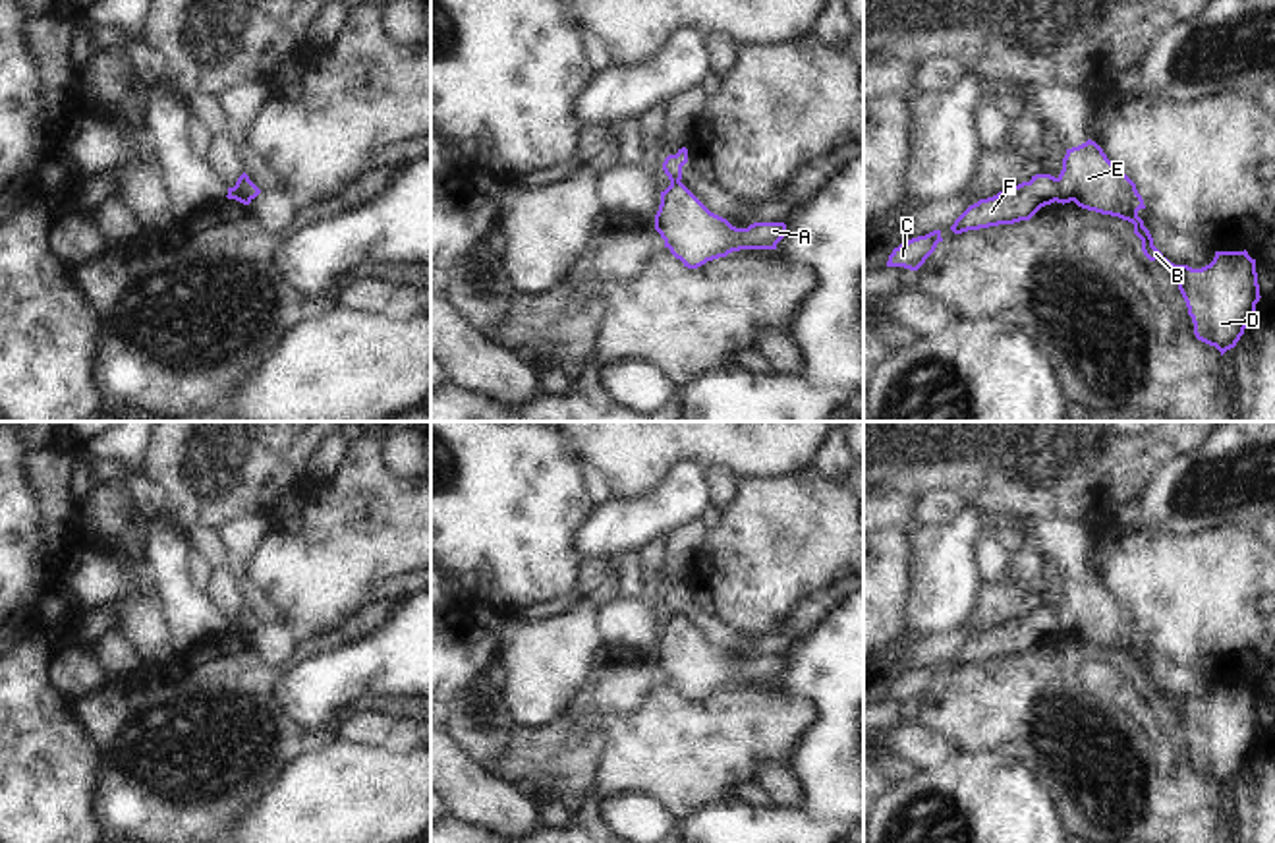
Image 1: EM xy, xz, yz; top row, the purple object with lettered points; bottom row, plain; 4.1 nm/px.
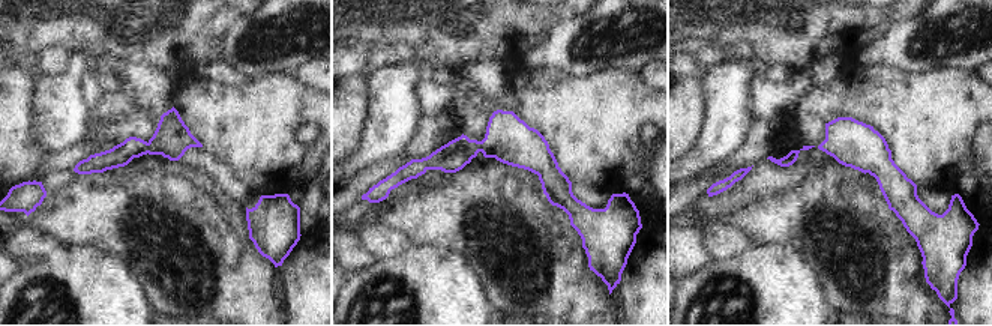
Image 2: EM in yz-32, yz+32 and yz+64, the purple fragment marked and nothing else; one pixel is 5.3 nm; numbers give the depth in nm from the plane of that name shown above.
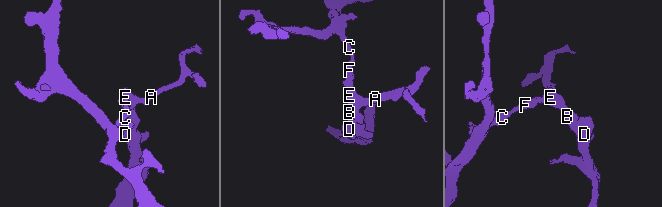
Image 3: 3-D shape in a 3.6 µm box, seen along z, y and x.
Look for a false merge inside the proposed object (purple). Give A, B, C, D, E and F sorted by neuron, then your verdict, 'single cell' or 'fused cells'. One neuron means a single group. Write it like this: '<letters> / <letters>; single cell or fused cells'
A B D E / C F; fused cells

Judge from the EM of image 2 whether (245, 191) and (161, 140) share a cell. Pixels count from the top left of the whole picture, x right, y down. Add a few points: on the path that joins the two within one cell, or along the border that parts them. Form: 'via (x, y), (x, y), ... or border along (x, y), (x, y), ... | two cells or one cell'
border along (201, 146), (192, 146), (177, 159) | two cells

